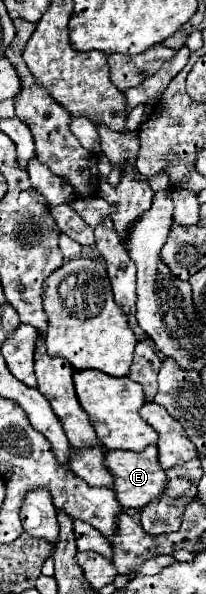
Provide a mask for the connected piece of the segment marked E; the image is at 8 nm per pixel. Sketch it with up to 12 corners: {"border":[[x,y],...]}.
{"border":[[156,445],[106,451],[124,509],[142,509],[168,485]]}

